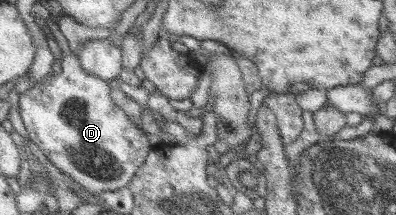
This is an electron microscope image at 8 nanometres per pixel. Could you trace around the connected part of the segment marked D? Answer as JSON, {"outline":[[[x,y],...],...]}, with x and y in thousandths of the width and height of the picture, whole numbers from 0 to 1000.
{"outline":[[[124,88],[116,121],[154,233],[154,335],[124,349],[93,400],[51,405],[45,507],[68,614],[66,651],[83,660],[139,781],[232,907],[323,870],[341,795],[369,744],[371,712],[386,679],[376,674],[366,614],[333,572],[313,512],[283,479],[270,377],[220,344],[199,307],[192,247],[174,237],[141,102]]]}

